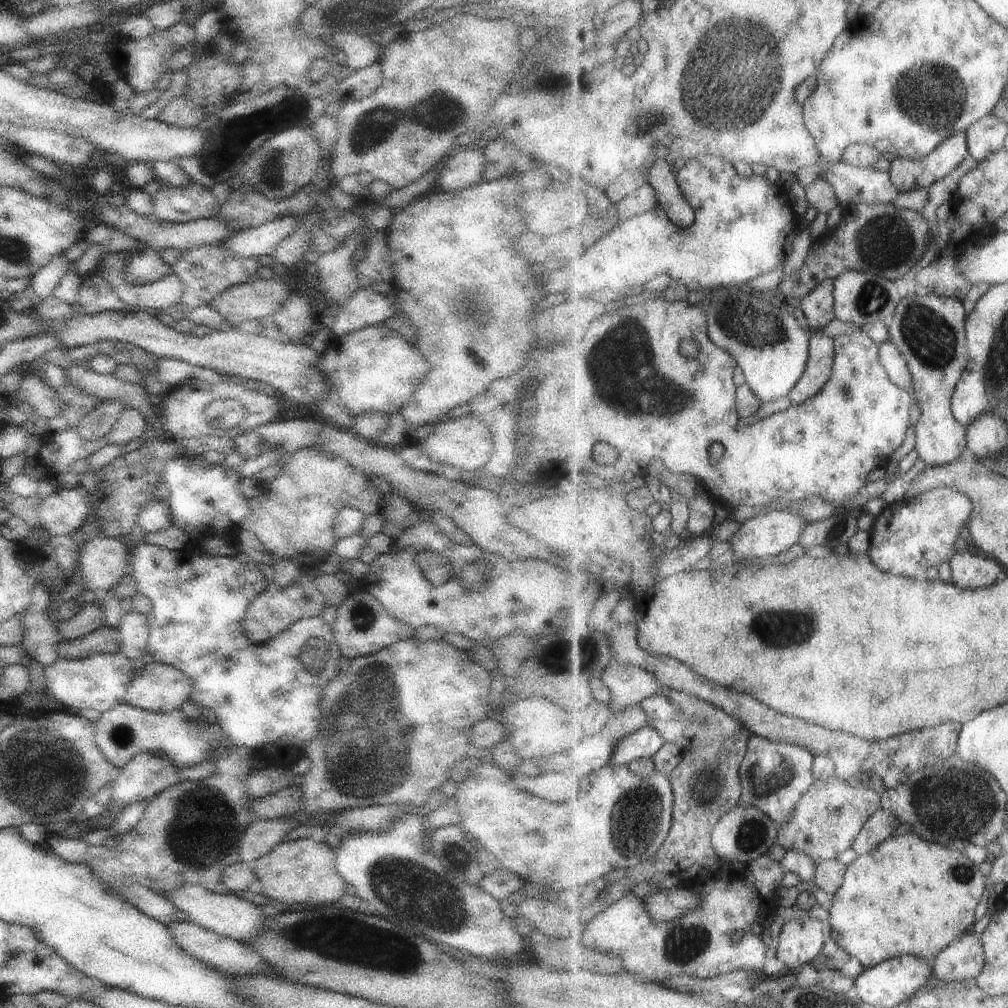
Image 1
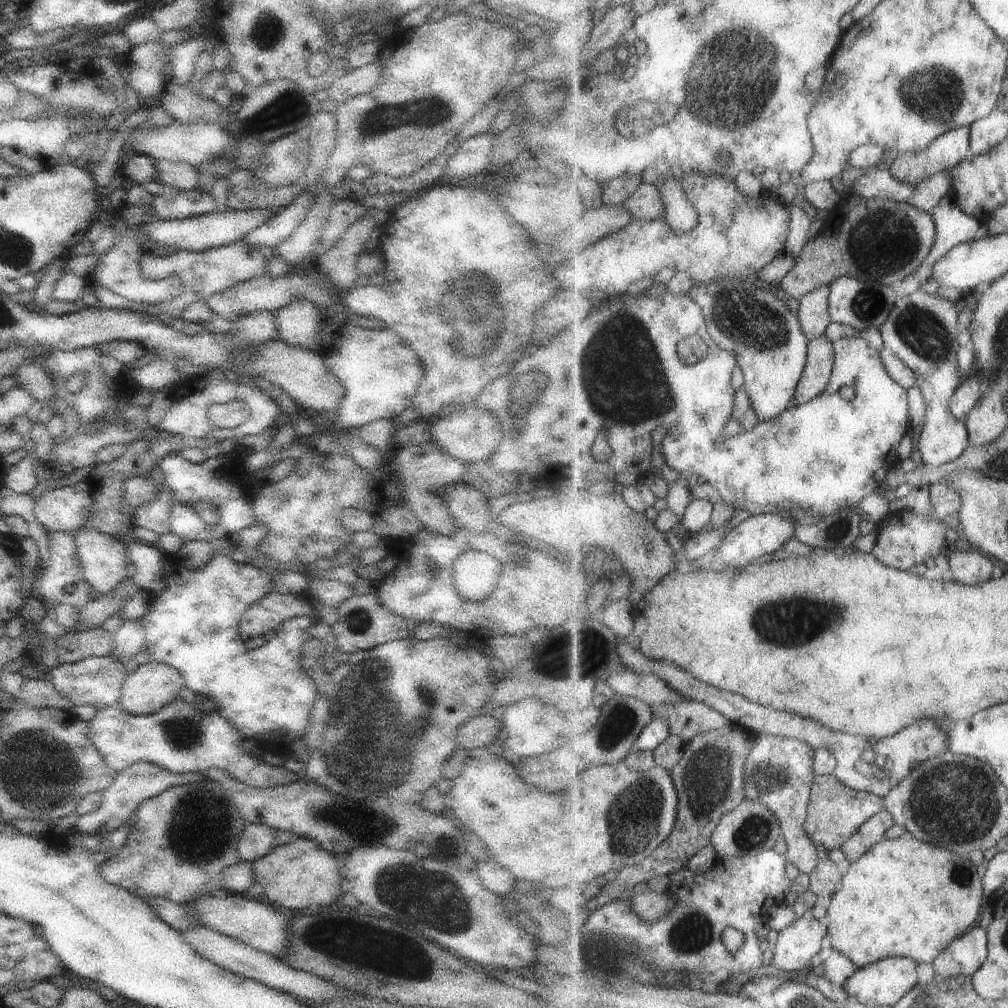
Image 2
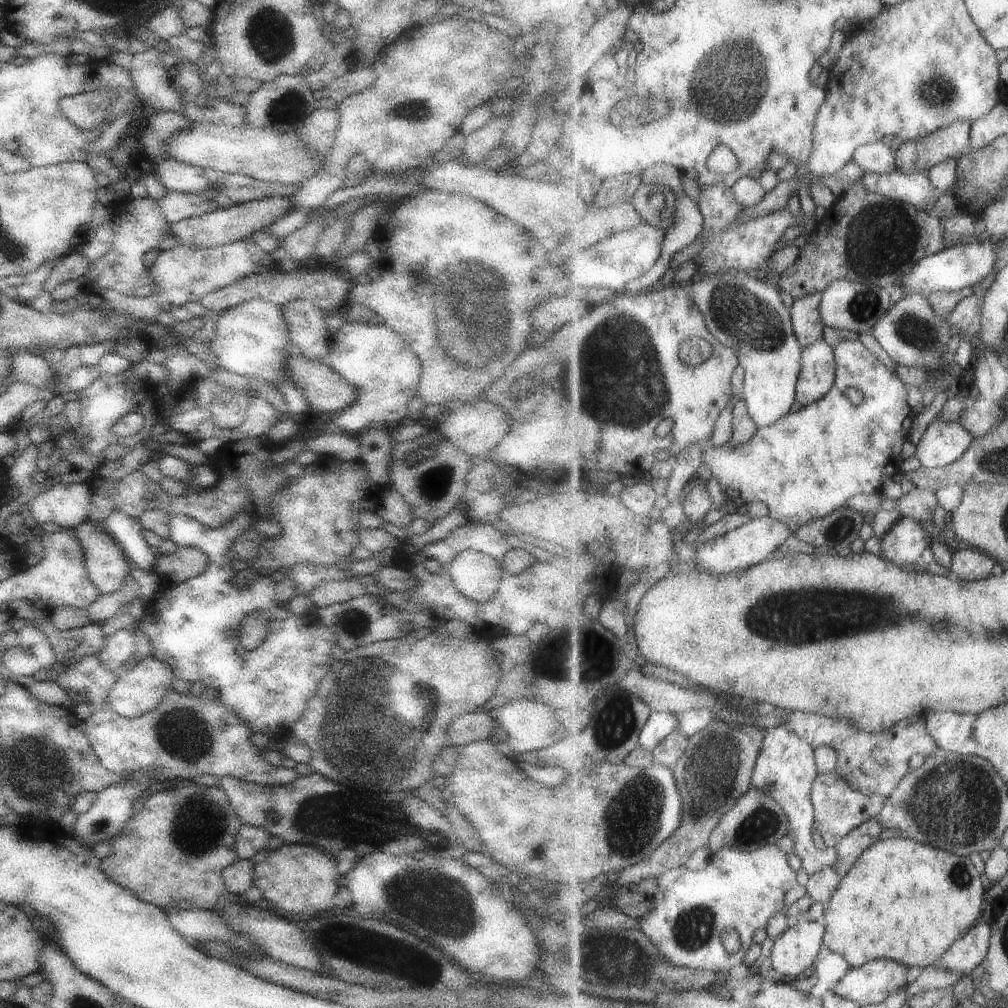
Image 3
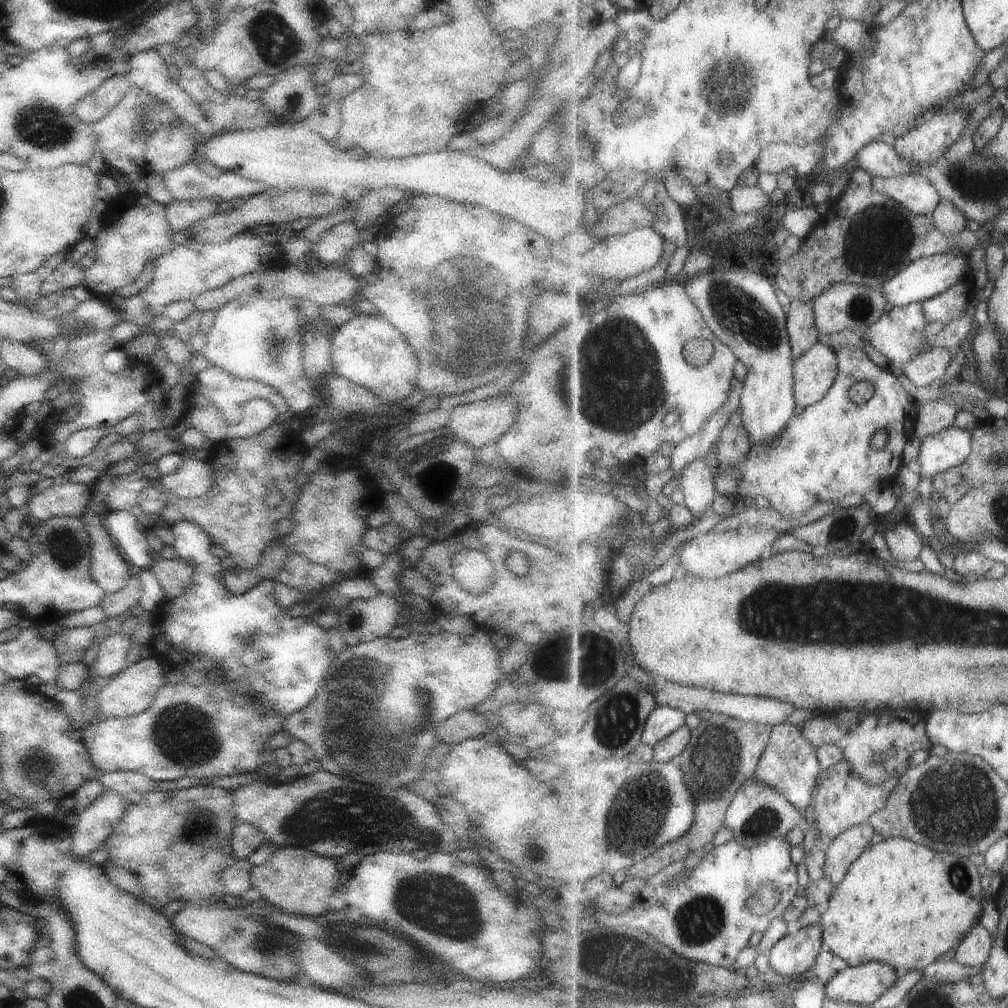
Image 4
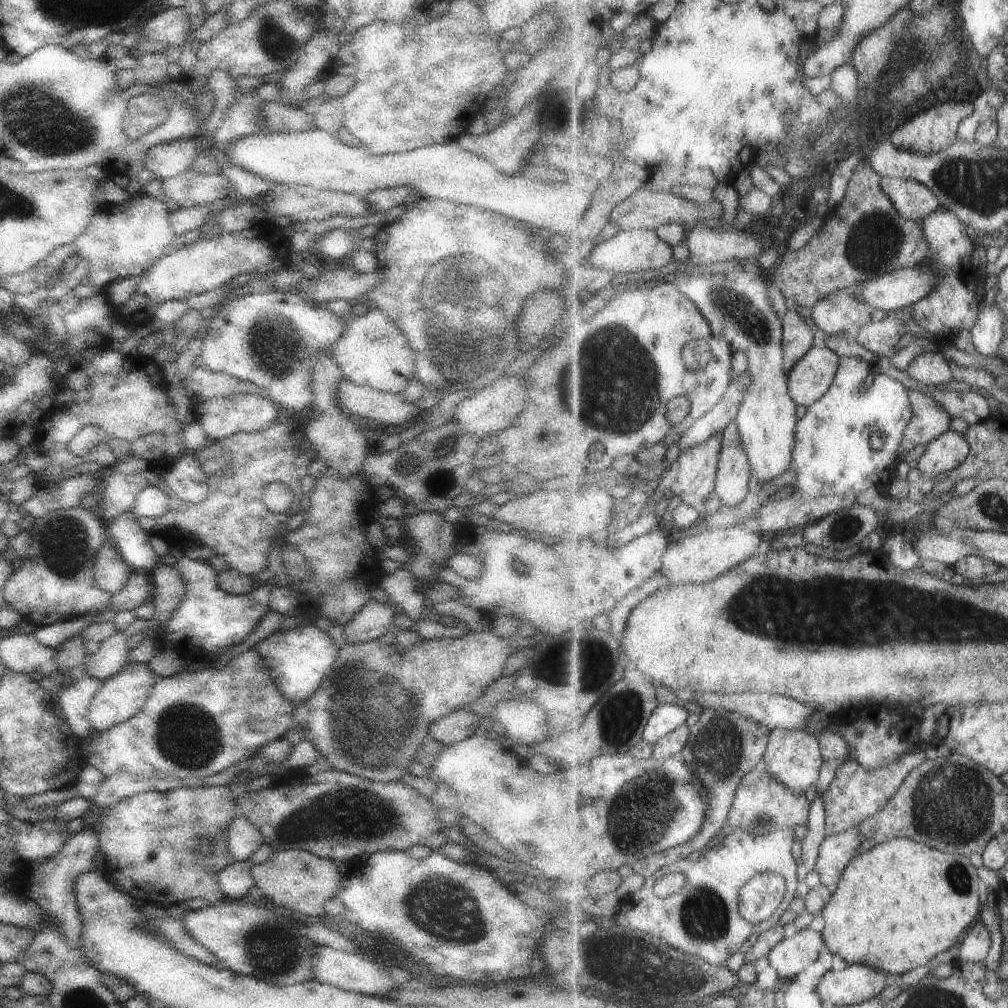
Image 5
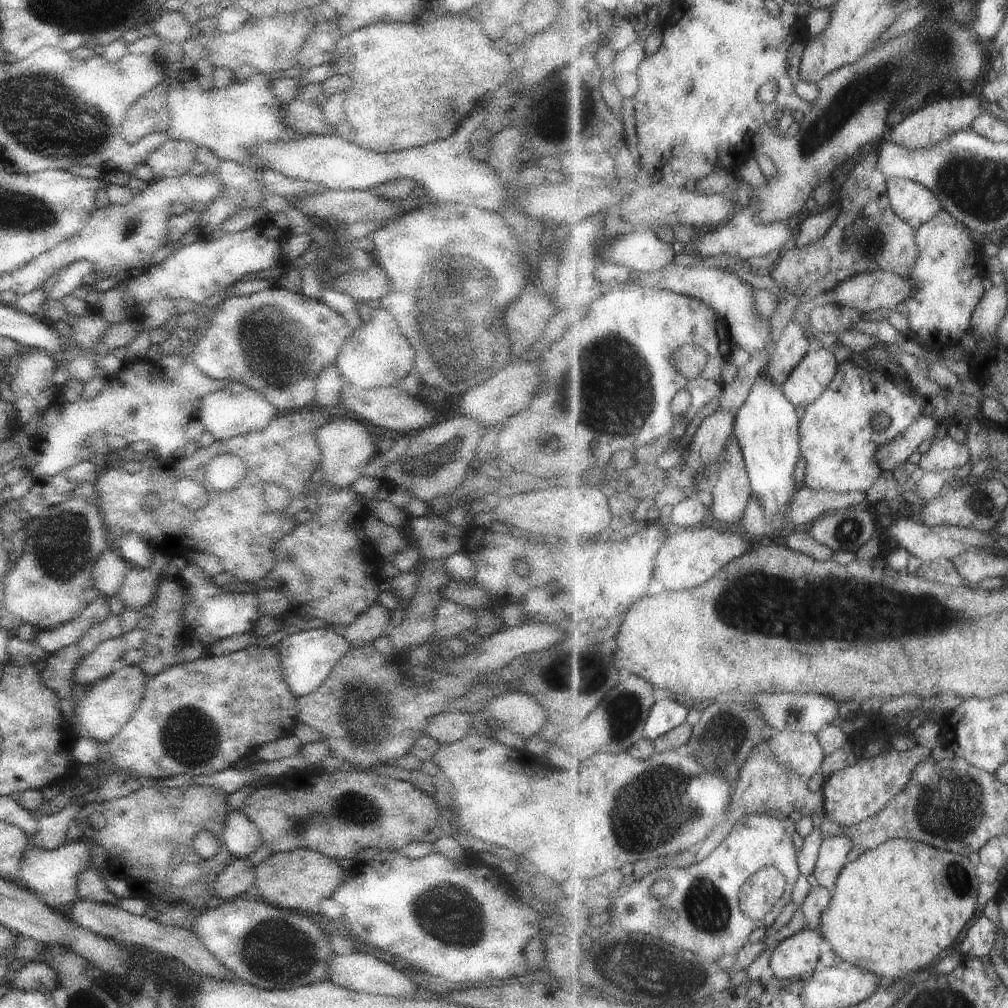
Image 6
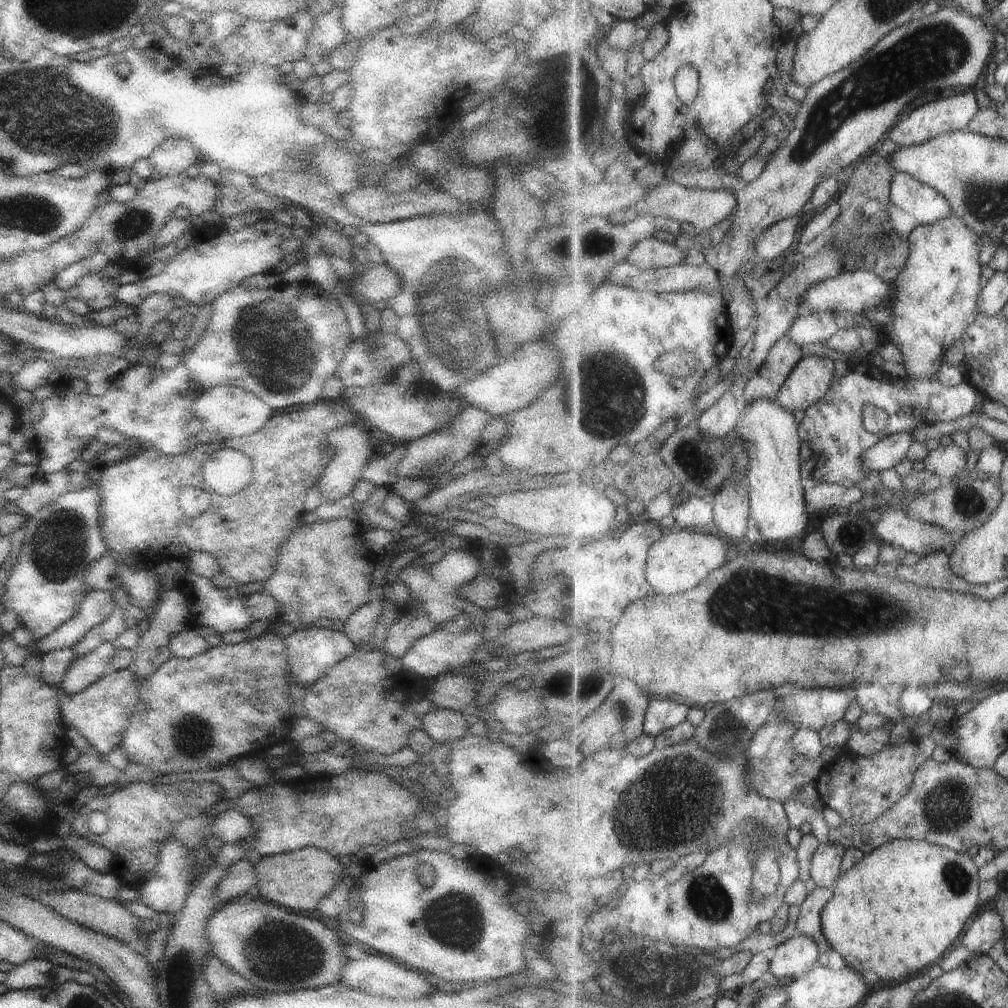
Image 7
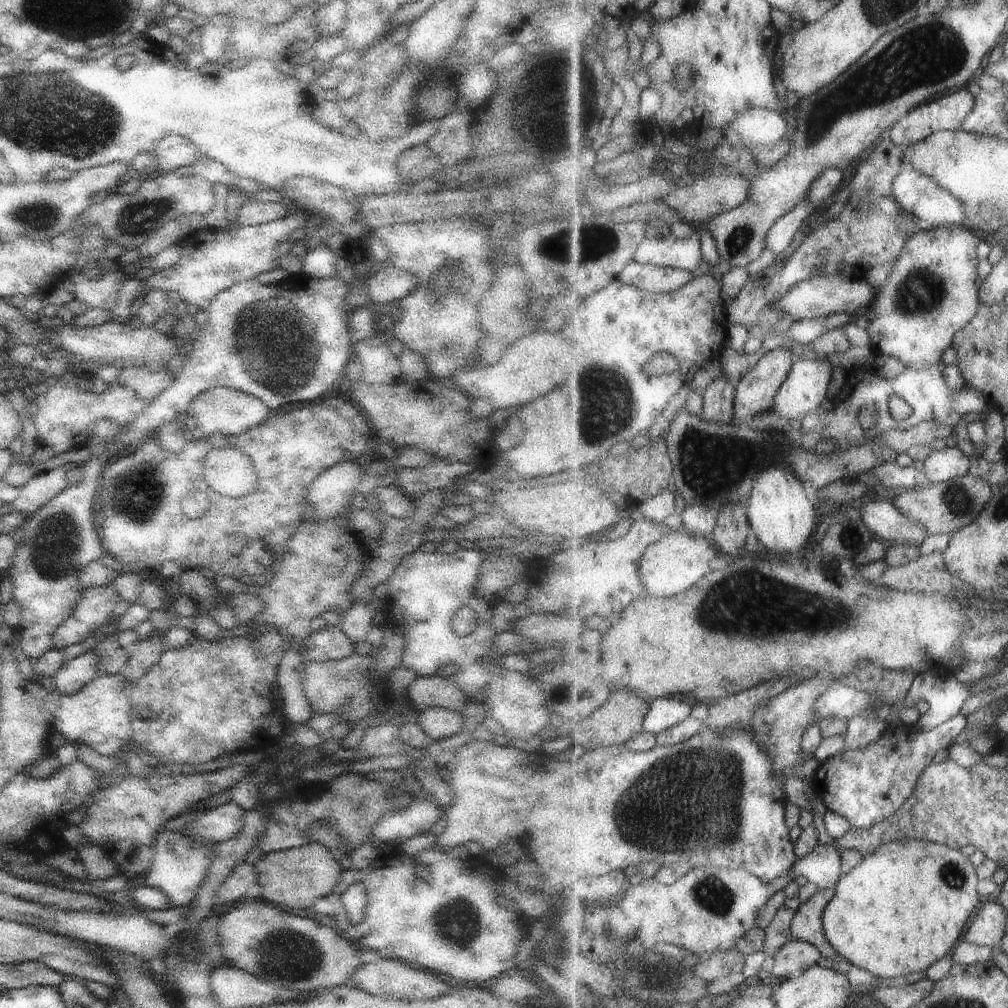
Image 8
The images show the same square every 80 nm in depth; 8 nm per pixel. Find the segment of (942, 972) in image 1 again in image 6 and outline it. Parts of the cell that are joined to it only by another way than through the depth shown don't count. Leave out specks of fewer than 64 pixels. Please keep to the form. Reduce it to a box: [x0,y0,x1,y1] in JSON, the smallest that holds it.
[959,915,999,958]

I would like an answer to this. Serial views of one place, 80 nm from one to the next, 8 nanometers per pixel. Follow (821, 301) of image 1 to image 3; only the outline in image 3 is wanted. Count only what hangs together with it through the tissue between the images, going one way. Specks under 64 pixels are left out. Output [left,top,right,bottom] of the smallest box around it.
[790,292,825,349]

